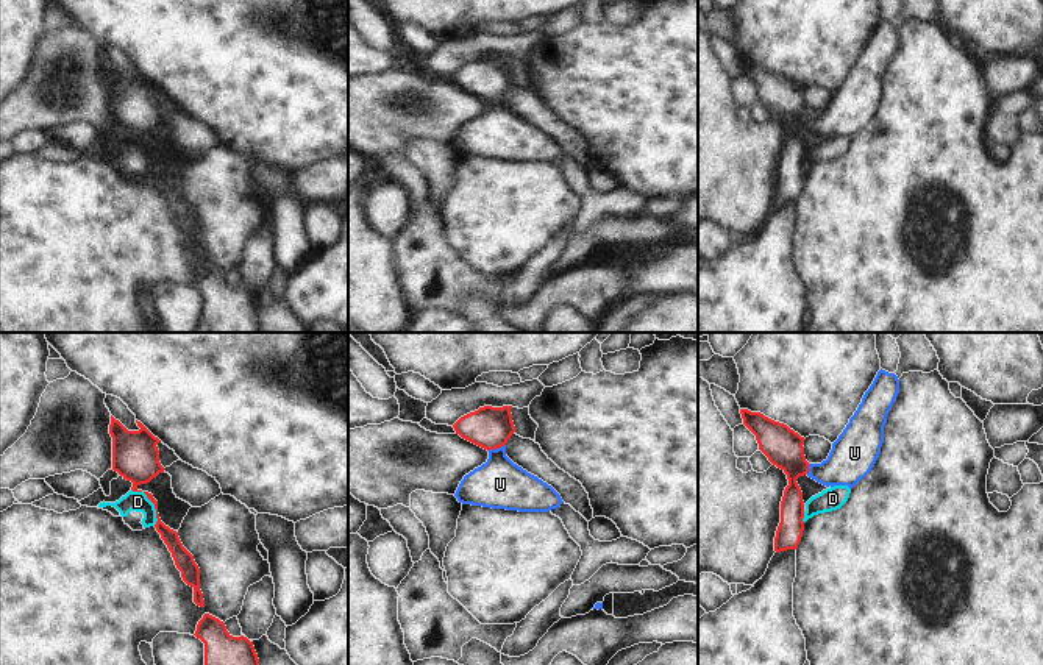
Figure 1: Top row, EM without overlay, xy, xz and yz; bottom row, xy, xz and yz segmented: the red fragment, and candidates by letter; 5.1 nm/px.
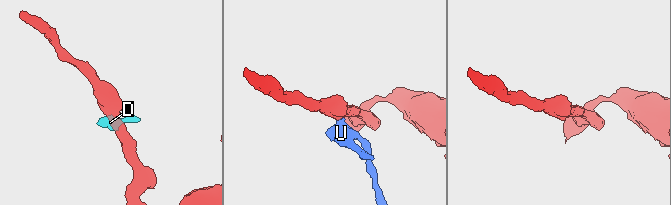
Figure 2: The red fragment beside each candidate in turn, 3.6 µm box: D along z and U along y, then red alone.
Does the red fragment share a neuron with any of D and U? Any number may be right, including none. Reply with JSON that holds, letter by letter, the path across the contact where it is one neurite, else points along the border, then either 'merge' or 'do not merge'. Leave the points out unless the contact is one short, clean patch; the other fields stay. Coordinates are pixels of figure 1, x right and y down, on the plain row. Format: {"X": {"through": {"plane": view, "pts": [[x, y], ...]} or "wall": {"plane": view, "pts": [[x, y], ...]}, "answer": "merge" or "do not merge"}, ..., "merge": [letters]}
{"D": {"wall": {"plane": "xy", "pts": [[131, 139], [141, 141], [153, 155], [155, 175]]}, "answer": "do not merge"}, "U": {"through": {"plane": "xz", "pts": [[491, 78], [495, 99], [500, 135]]}, "answer": "merge"}, "merge": ["U"]}

